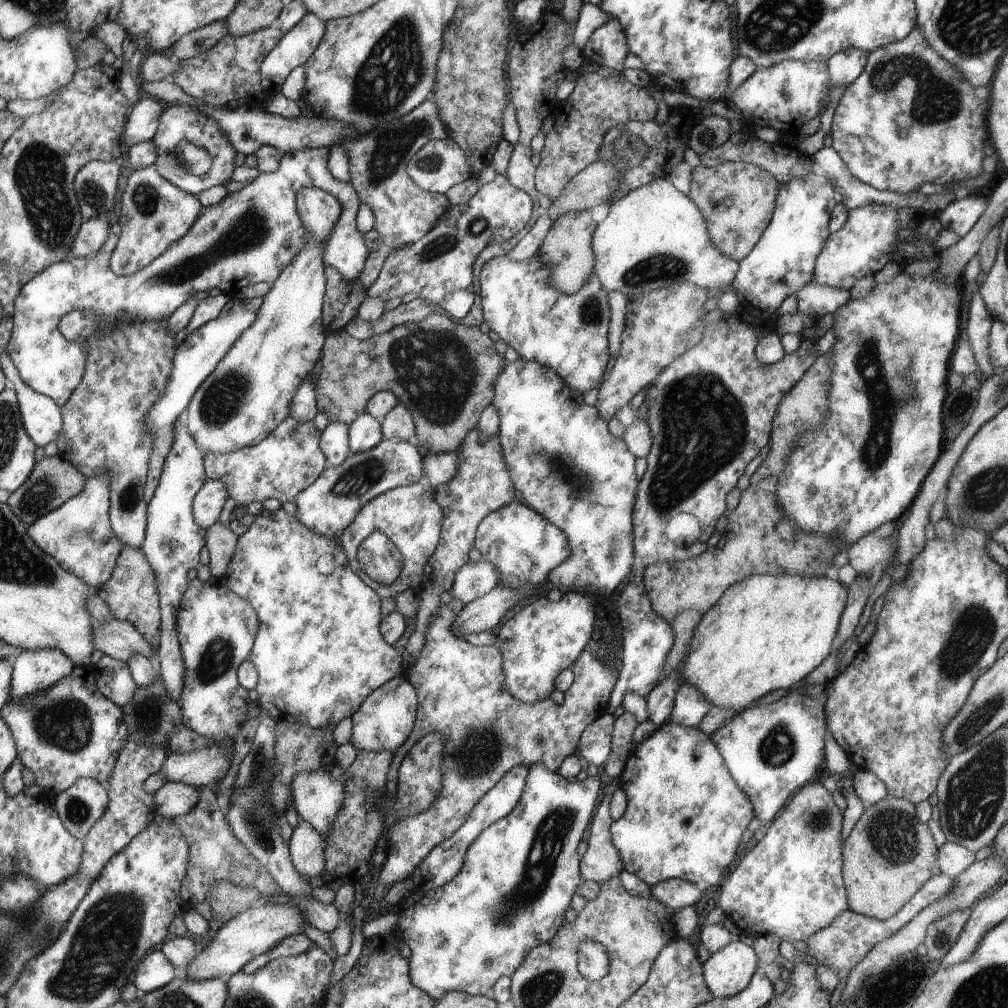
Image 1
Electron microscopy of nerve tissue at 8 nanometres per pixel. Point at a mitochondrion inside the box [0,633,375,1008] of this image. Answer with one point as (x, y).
(105, 941)

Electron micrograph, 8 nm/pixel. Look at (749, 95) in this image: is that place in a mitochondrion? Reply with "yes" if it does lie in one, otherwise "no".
no

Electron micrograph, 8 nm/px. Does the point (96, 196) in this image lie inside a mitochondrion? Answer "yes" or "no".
yes

